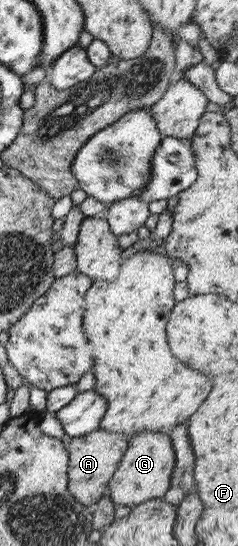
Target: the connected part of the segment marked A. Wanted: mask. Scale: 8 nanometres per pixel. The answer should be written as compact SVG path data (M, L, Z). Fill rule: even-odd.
M97 428L81 437L71 438L69 445L65 445L68 453L67 489L81 505L92 508L104 496L103 491L107 489L113 472L118 469L119 460L125 453L128 440L129 437L125 434Z

